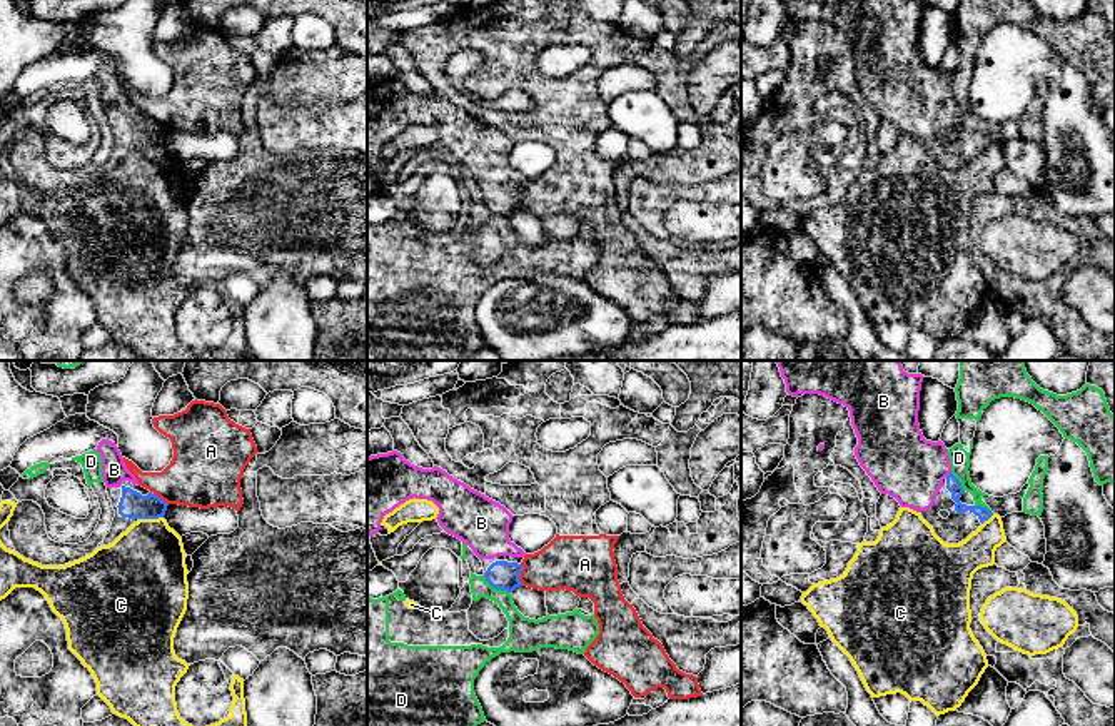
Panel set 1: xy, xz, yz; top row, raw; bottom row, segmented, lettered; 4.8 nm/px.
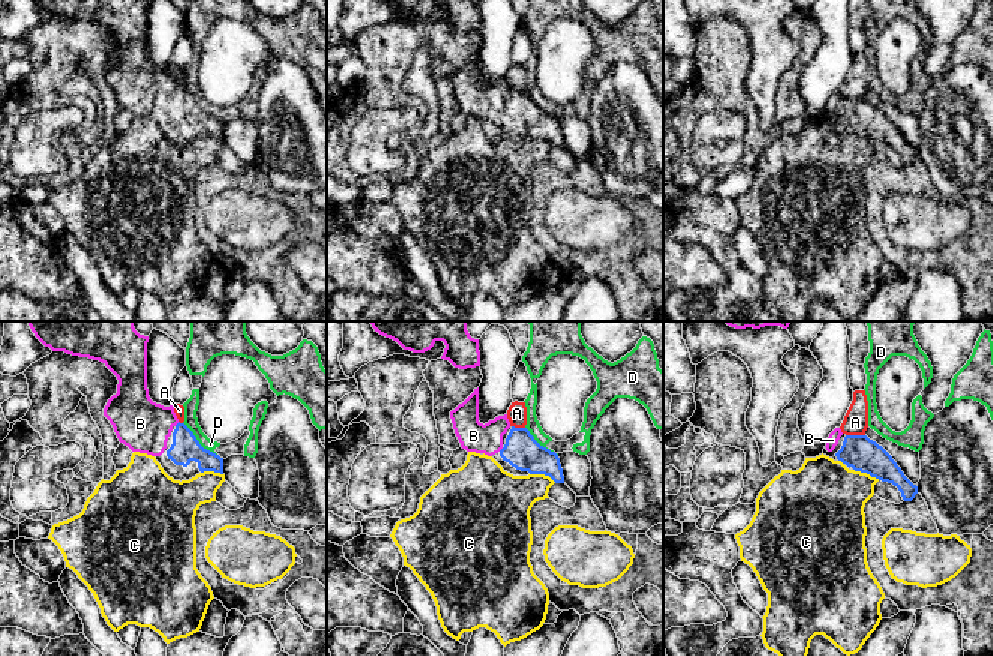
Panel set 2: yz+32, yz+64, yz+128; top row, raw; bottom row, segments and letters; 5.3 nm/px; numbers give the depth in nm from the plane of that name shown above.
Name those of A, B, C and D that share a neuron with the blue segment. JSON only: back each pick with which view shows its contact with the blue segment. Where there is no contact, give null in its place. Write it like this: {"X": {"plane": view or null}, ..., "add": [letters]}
{"B": {"plane": "yz"}, "add": ["B"]}

